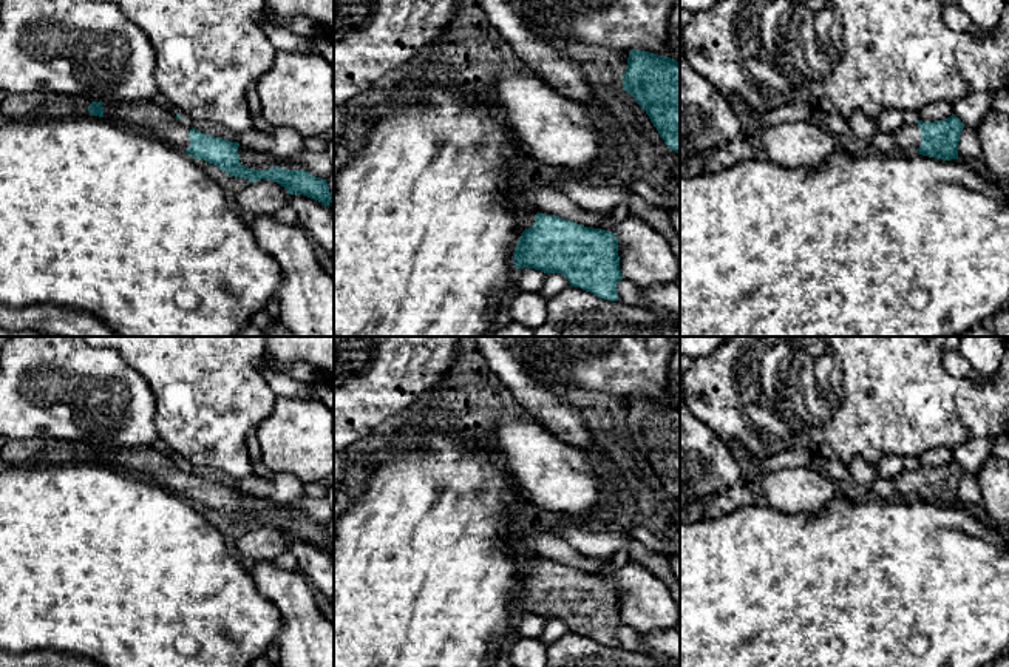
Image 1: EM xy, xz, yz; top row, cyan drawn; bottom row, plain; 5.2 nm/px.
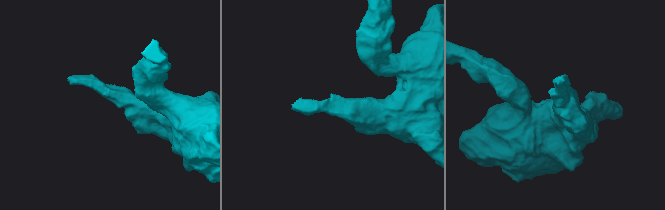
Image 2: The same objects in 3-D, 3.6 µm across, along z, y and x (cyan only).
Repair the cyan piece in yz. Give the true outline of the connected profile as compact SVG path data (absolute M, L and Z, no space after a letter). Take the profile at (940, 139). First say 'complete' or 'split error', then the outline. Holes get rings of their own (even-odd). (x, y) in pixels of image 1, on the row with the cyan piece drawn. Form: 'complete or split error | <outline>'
split error | M955 114L935 122L909 117L893 136L899 153L904 156L922 154L950 161L958 159L958 142L963 128L964 124Z

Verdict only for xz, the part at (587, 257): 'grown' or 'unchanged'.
grown

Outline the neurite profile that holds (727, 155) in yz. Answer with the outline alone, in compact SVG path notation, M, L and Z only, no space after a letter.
M742 136L711 150L706 159L706 171L722 171L742 161L749 161L762 154L763 153L760 153L754 145L748 144Z

